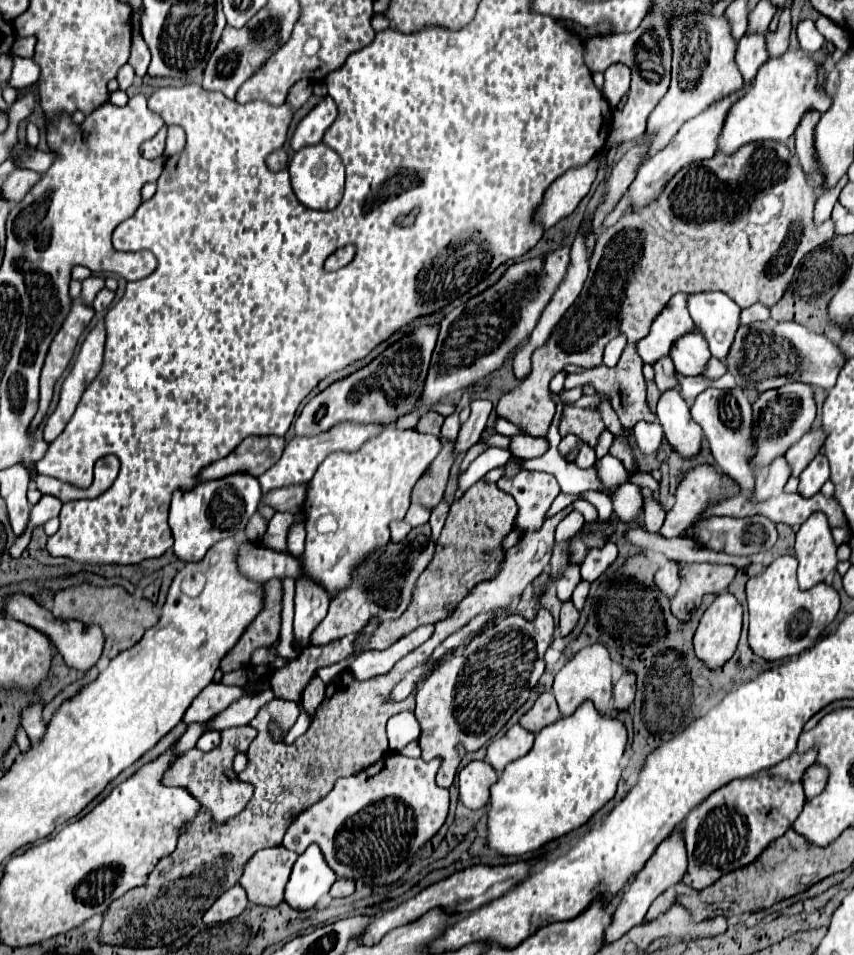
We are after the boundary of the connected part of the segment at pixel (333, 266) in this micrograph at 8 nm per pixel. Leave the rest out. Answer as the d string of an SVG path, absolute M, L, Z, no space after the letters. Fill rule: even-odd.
M346 245L346 247L340 247L336 253L332 253L328 259L326 259L326 265L324 269L326 271L338 271L340 267L346 267L352 259L354 259L354 245Z

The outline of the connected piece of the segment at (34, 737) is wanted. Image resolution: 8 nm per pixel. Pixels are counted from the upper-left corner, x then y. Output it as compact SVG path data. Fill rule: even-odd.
M36 701L34 705L30 705L26 711L24 711L24 717L22 717L22 727L26 729L28 733L28 739L32 743L40 741L46 733L46 725L42 723L42 705Z

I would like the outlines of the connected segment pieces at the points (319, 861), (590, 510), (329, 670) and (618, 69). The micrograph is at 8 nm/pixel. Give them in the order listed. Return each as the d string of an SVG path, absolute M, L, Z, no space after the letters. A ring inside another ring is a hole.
M310 845L296 861L290 881L284 889L284 901L294 911L312 909L318 899L330 891L336 881L332 869L324 865L324 857L320 857L320 849Z
M576 500L572 503L572 506L583 515L586 521L588 521L588 519L590 519L590 521L594 521L594 519L598 517L598 513L596 513L594 505L590 505L590 503L586 500Z
M352 655L352 657L348 657L348 659L344 659L344 661L340 661L340 663L336 663L336 665L332 665L332 667L324 667L324 669L320 669L320 673L318 673L318 677L324 681L324 683L330 683L338 673L342 673L344 671L344 667L346 667L346 663L350 663L352 659L354 659L356 655Z
M610 65L604 71L604 97L612 110L615 110L620 99L628 92L631 81L631 71L626 65Z

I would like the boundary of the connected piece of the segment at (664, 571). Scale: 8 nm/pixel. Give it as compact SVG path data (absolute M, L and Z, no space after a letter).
M668 561L664 567L660 567L654 575L654 589L658 589L662 595L672 597L676 593L680 585L680 577L678 577L678 563L676 561Z

